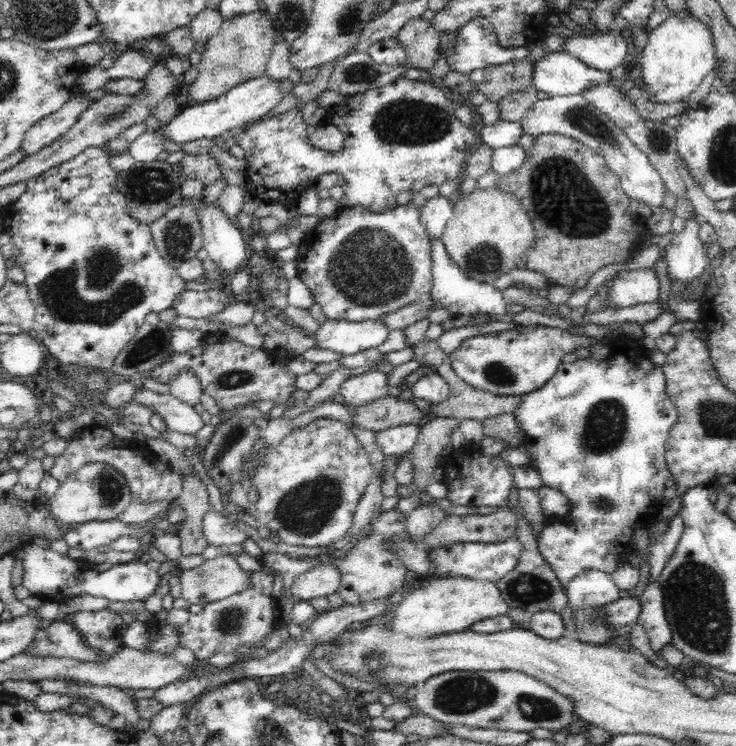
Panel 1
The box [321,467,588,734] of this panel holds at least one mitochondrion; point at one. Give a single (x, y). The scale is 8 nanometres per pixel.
(465, 693)

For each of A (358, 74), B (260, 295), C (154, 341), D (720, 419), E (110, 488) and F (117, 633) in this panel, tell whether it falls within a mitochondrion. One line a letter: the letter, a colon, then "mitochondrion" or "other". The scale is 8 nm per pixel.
A: mitochondrion
B: other
C: mitochondrion
D: mitochondrion
E: mitochondrion
F: other

